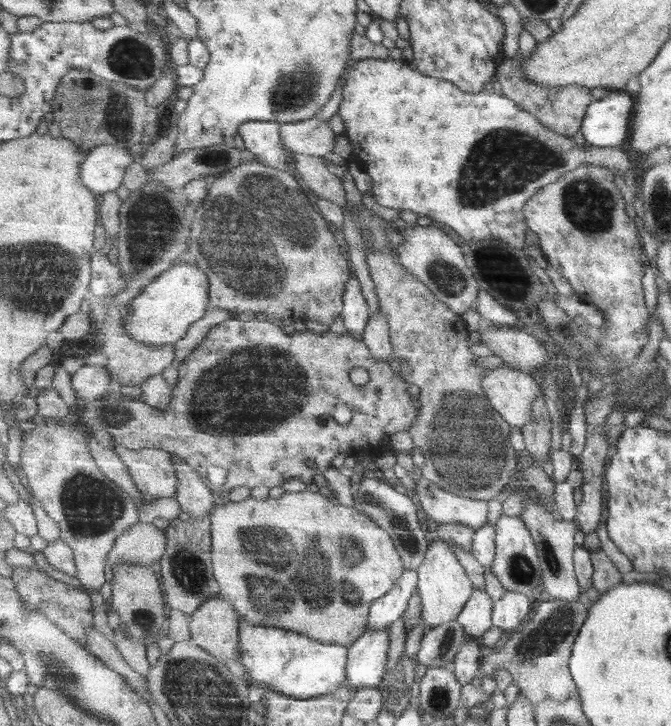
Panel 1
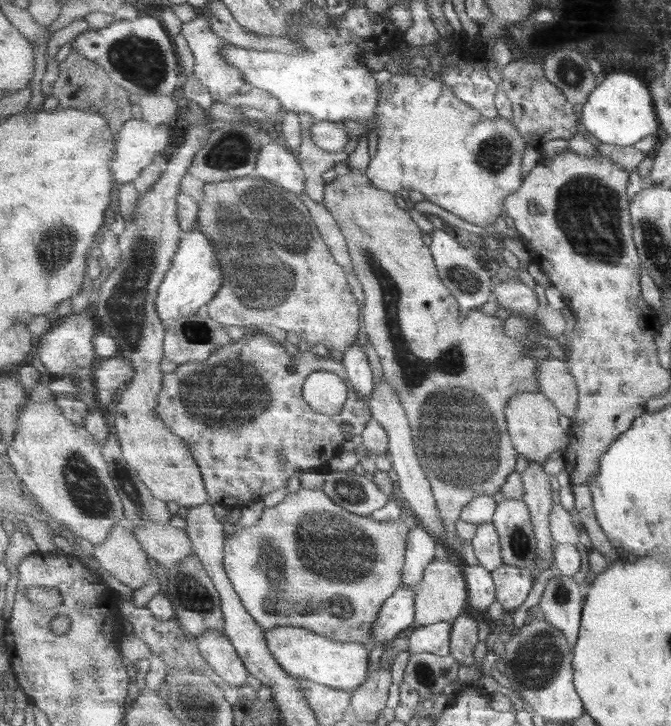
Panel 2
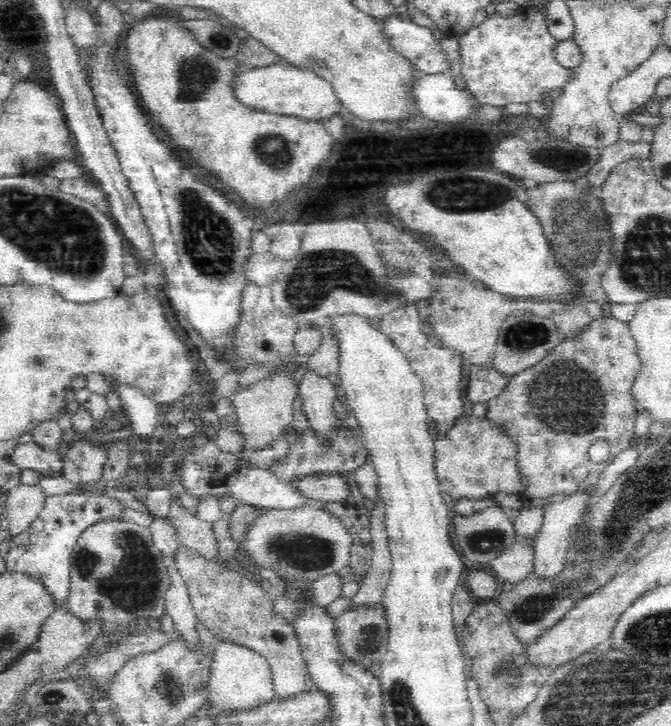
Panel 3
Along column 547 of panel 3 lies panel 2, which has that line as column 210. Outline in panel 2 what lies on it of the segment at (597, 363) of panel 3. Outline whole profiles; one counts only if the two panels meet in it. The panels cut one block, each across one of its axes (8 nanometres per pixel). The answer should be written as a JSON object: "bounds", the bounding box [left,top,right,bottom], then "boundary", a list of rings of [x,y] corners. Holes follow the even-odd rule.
{"bounds":[156,329,373,508],"boundary":[[[260,329],[250,331],[243,340],[234,341],[231,346],[217,348],[203,362],[180,364],[171,373],[165,373],[158,403],[156,411],[161,419],[176,436],[181,436],[187,442],[194,454],[210,498],[231,508],[263,501],[269,492],[285,488],[291,476],[300,476],[305,471],[328,464],[329,460],[342,451],[342,444],[352,441],[354,436],[361,436],[369,420],[373,419],[369,404],[365,404],[365,400],[353,386],[342,361],[331,358],[330,354],[325,357],[317,356],[311,349],[291,356],[283,345]],[[317,371],[337,373],[349,387],[347,402],[339,414],[331,416],[315,412],[303,398],[306,378]],[[343,422],[353,427],[351,433],[341,432]]]}

